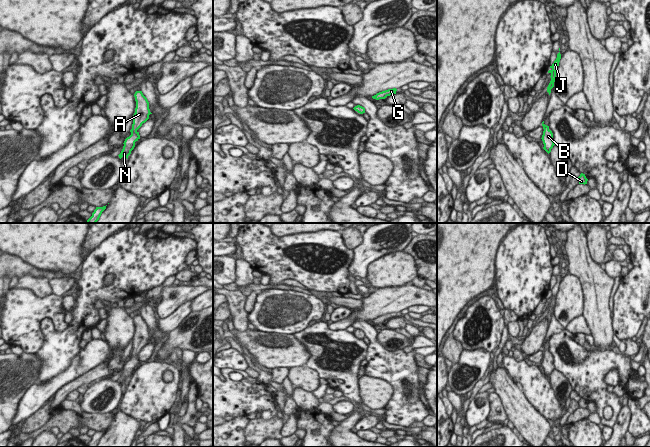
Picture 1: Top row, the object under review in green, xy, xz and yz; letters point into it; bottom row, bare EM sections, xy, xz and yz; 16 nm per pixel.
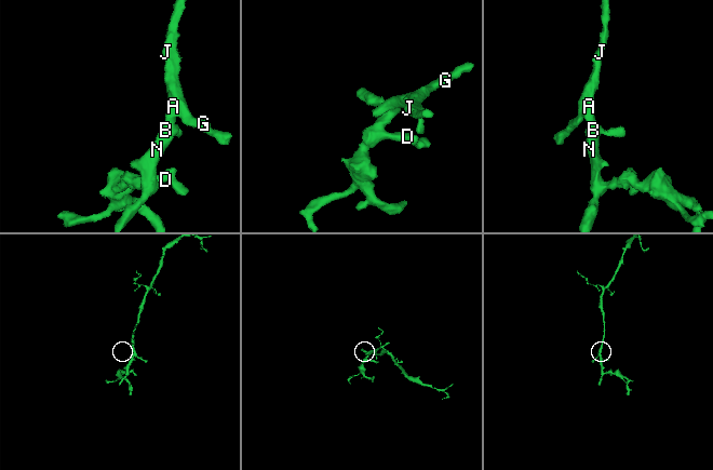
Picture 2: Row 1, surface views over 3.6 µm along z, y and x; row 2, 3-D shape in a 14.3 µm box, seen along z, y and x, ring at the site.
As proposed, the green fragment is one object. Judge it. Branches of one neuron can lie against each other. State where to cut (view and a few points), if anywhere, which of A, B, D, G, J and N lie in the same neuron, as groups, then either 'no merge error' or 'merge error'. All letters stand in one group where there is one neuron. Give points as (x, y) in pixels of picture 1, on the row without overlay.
cut none; groups A B D G J N; no merge error

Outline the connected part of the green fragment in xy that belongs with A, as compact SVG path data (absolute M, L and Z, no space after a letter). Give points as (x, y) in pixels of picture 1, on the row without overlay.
M136 315L134 321L136 325L136 332L133 339L132 353L130 354L131 359L127 361L123 367L123 373L118 379L120 383L122 381L128 383L128 380L135 371L135 366L140 363L140 359L137 354L149 343L149 339L152 338L149 333L149 326L143 319L142 315Z

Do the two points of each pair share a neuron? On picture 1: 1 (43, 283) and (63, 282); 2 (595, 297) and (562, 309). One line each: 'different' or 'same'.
1: different
2: different

